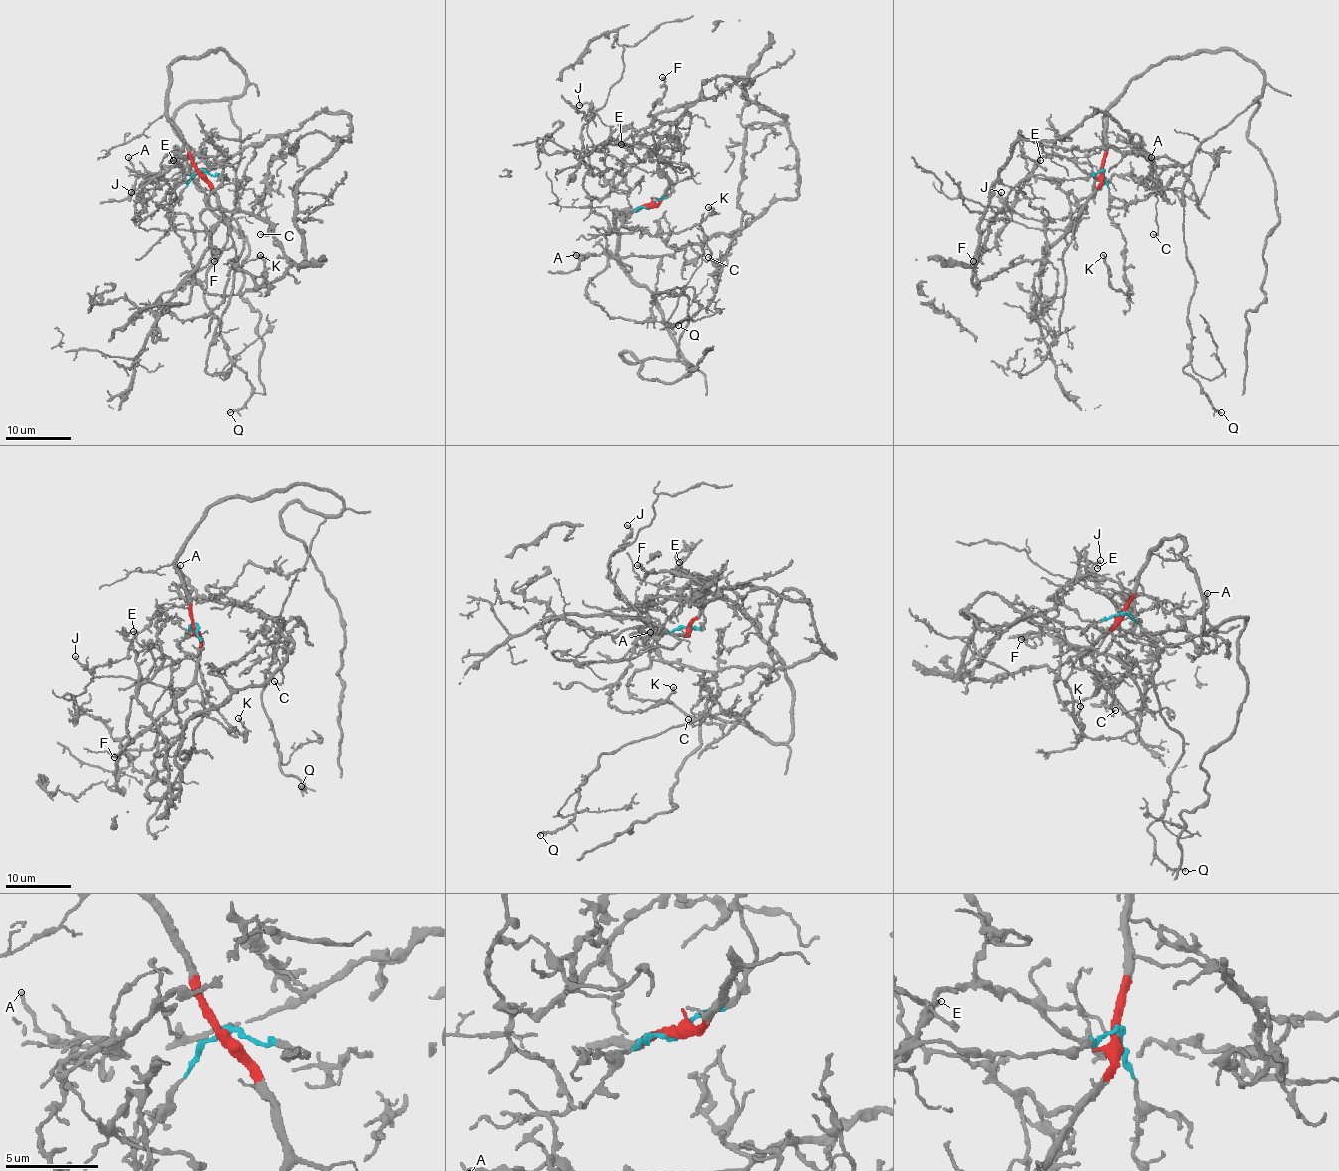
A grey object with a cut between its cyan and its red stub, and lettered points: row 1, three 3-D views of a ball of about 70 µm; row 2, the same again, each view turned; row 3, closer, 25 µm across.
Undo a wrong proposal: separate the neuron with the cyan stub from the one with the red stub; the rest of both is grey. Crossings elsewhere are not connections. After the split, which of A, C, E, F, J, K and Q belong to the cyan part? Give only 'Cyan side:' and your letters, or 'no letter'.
Cyan side: A, E, F, J, K

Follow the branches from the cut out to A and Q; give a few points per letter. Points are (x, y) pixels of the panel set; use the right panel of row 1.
A: (1103, 171), (1050, 179), (1033, 168), (1041, 157), (1067, 157), (1096, 186), (1116, 174), (1150, 176), (1152, 157)
Q: (1103, 171), (1108, 106), (1152, 67), (1233, 51), (1264, 77), (1183, 191), (1183, 370), (1222, 413)

